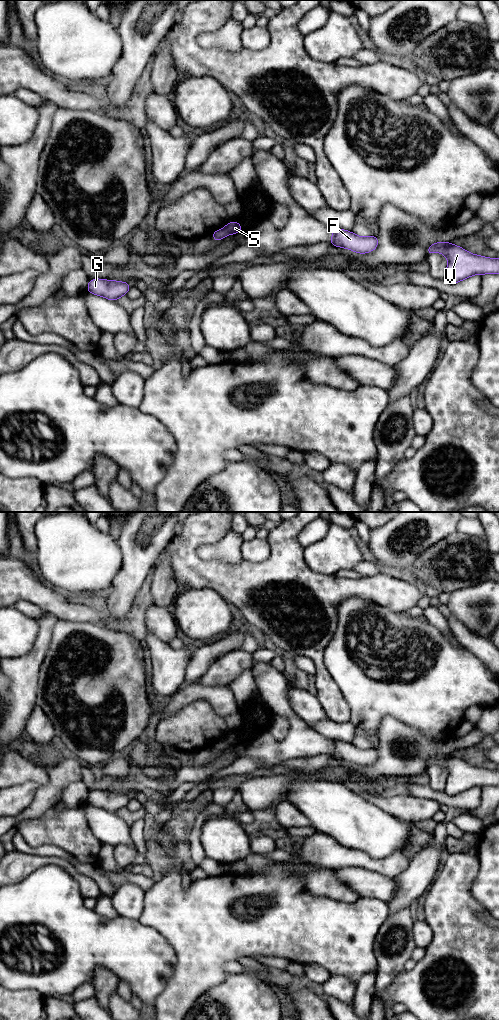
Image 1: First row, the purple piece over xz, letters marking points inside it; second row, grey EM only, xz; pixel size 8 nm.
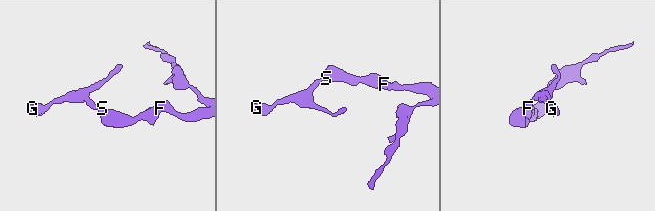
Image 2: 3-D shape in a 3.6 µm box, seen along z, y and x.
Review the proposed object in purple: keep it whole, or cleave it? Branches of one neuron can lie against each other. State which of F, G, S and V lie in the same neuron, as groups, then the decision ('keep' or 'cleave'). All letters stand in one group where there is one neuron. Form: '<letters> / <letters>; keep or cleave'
F G S V; keep

